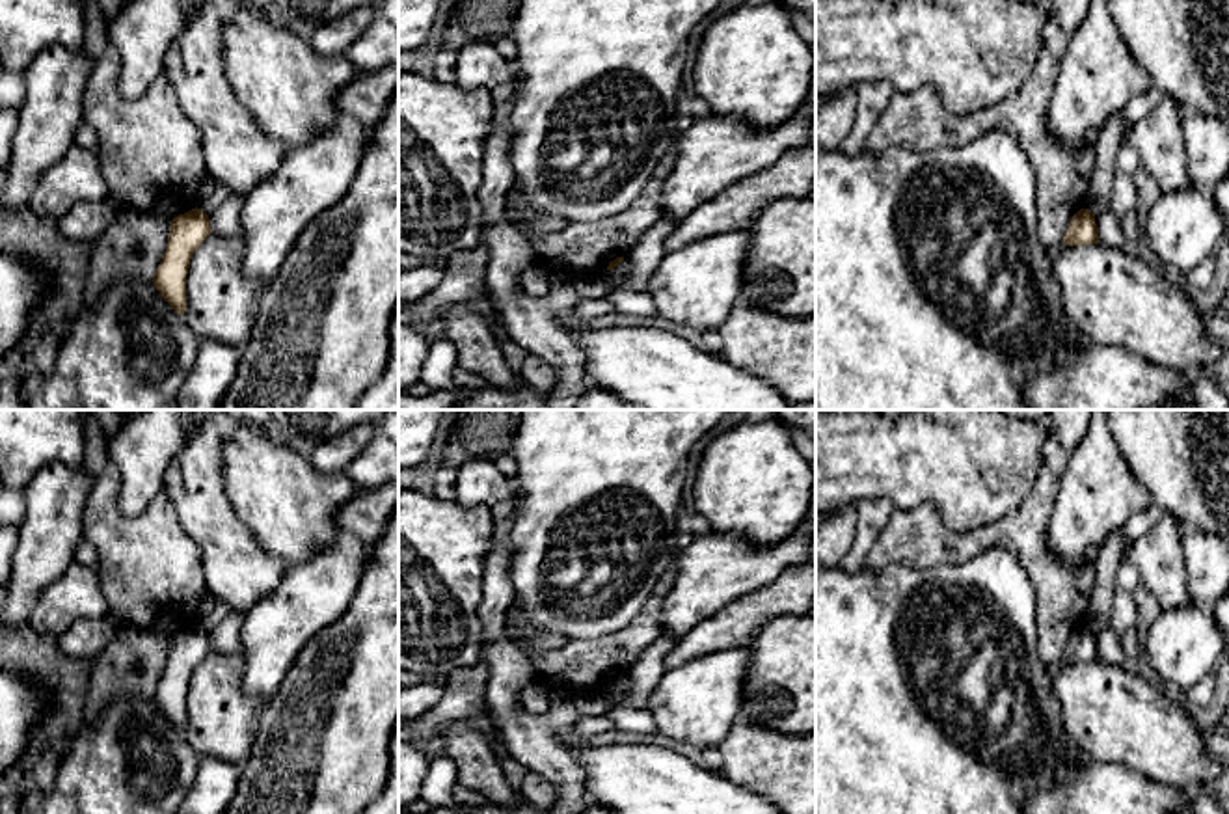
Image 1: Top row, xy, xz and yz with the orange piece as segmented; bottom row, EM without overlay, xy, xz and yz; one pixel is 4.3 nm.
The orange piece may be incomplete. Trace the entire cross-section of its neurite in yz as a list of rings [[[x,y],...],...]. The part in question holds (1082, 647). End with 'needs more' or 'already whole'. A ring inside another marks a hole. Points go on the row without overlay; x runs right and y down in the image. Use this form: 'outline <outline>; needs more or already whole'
outline [[[1080,626],[1063,652],[1067,663],[1097,661],[1099,650],[1095,641],[1095,631],[1087,626]]]; already whole

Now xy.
outline [[[197,624],[171,637],[168,665],[153,699],[162,715],[181,732],[186,728],[186,691],[190,676],[209,652],[209,631]]]; already whole

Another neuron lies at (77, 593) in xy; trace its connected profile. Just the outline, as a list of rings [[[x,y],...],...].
[[[73,561],[47,585],[30,615],[28,626],[39,635],[58,637],[80,618],[102,618],[108,604],[99,572]]]

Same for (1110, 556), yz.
[[[1123,527],[1115,529],[1097,557],[1097,579],[1089,598],[1086,626],[1093,631],[1110,624],[1112,604],[1117,590],[1115,574],[1125,555]]]

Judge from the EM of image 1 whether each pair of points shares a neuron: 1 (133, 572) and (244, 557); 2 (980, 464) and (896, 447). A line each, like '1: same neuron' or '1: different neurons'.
1: different neurons
2: same neuron

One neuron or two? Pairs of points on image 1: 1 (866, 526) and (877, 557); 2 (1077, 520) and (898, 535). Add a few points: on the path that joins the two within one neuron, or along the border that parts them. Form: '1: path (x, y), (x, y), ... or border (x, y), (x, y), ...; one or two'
1: border (894, 511), (863, 569); two
2: border (1060, 479), (1049, 518), (1047, 550), (1062, 563); two

